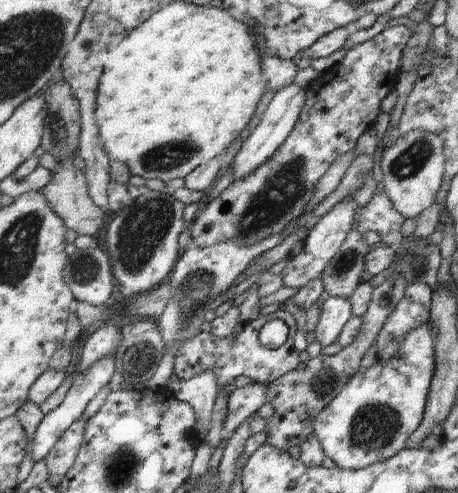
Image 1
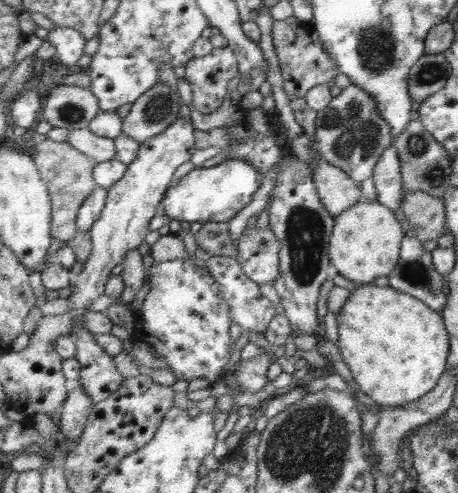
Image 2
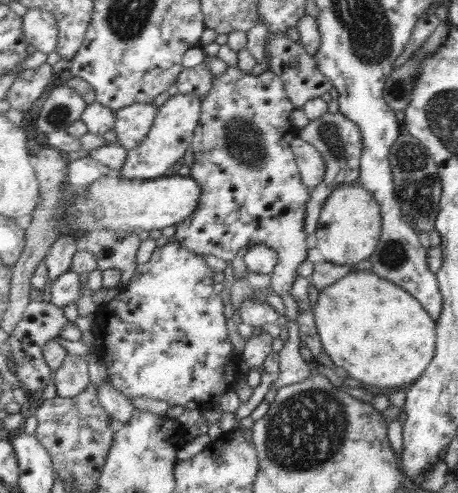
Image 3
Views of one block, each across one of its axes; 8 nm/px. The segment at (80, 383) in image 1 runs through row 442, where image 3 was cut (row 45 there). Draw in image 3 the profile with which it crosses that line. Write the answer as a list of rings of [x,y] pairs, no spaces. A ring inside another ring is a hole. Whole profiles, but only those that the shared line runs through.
[[[27,8],[23,22],[25,22],[27,44],[31,44],[35,50],[45,52],[45,54],[51,54],[57,50],[59,26],[57,26],[55,14],[47,12],[47,10]]]

